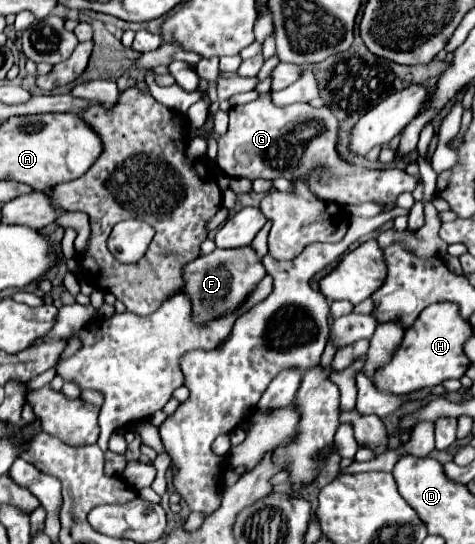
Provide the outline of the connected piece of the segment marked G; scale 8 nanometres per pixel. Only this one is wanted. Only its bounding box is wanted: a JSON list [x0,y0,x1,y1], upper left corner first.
[216,93,418,211]

